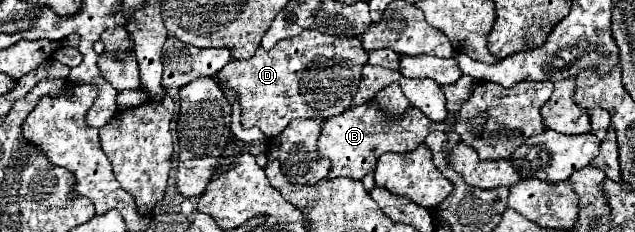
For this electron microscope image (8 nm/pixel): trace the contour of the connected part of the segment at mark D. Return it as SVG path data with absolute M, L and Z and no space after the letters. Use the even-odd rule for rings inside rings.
M308 29L298 37L278 41L270 51L258 47L252 59L232 59L220 71L220 81L238 93L242 127L258 127L268 139L272 139L282 133L292 119L326 119L346 111L358 91L366 61L368 53L362 49L360 39L332 37Z

